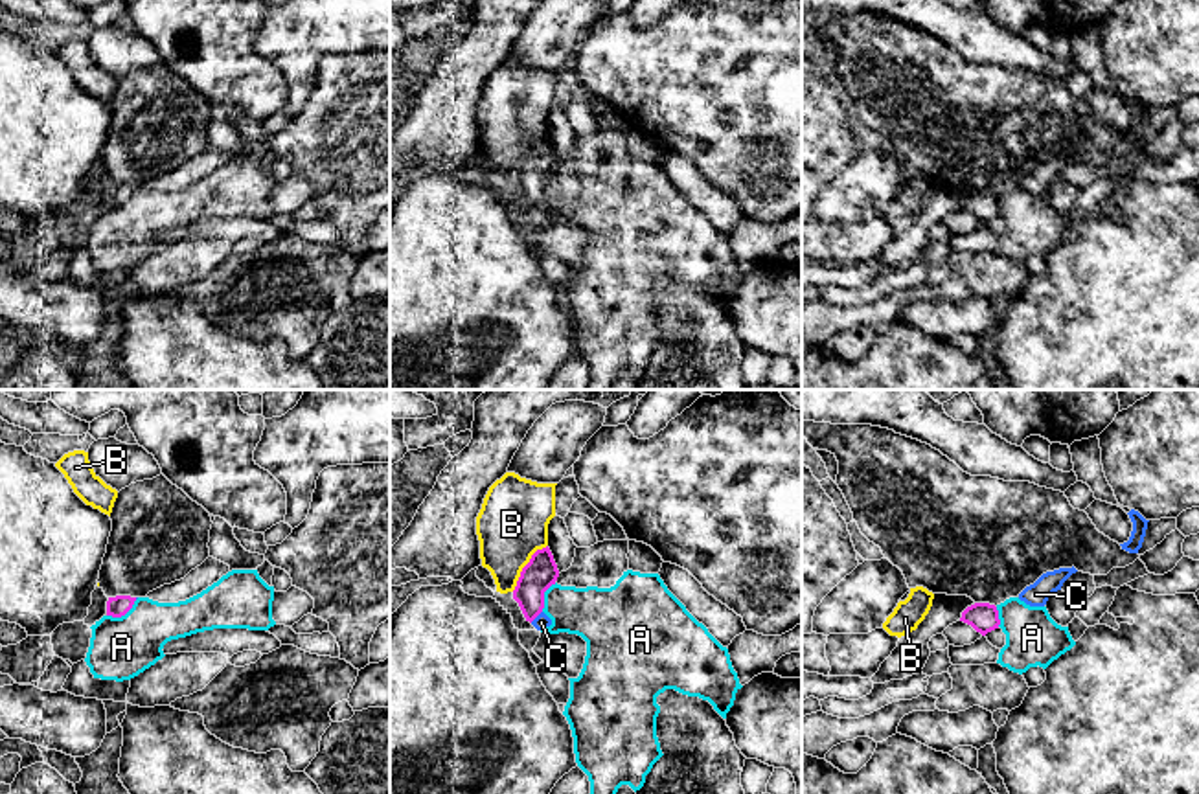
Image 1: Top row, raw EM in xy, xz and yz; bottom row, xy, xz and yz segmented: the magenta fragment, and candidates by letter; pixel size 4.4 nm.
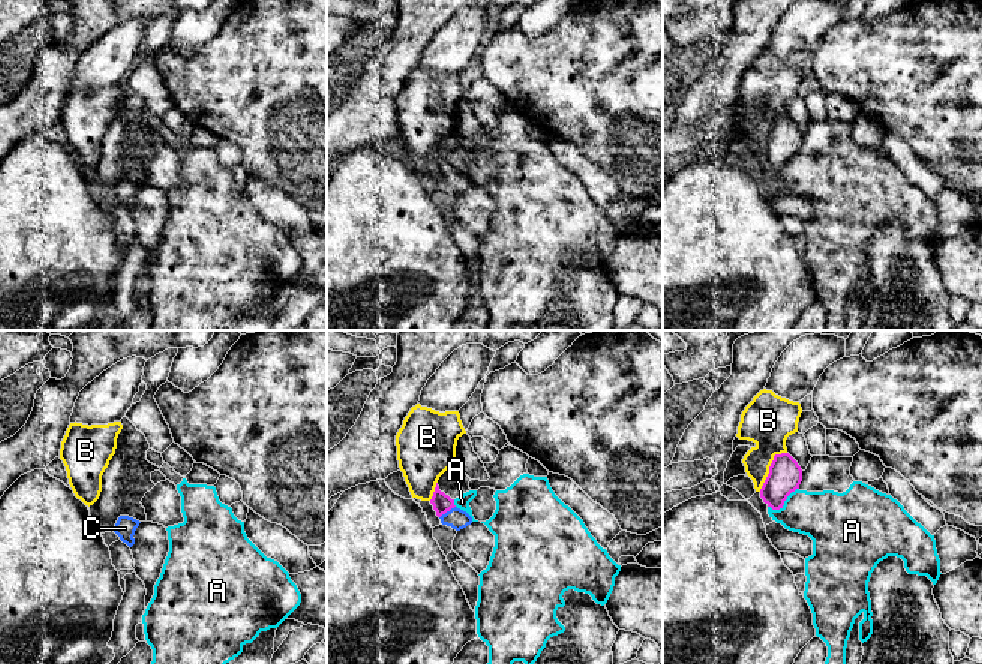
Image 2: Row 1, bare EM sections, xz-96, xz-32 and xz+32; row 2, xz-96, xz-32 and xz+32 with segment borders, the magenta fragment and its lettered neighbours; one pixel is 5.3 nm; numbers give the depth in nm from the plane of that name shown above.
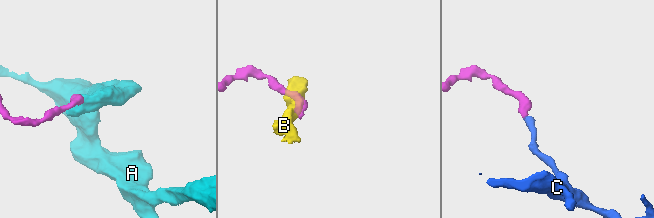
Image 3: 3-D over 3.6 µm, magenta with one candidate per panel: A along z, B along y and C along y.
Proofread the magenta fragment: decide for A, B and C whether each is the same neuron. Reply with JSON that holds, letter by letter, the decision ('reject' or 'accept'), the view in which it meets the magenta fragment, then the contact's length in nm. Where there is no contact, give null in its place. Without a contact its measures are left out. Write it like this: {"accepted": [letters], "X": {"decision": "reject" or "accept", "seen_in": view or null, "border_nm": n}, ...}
{"accepted": ["C"], "A": {"decision": "reject", "seen_in": "xy", "border_nm": 150}, "B": {"decision": "reject", "seen_in": "xz", "border_nm": 260}, "C": {"decision": "accept", "seen_in": "xz", "border_nm": 80}}

